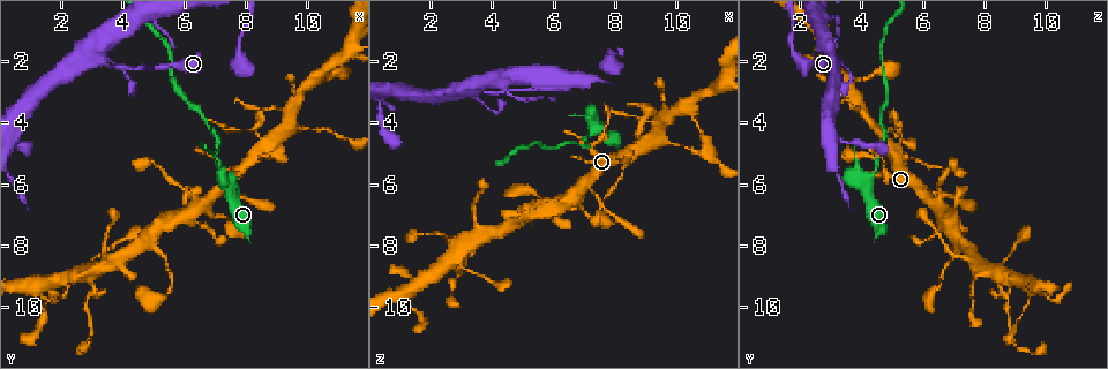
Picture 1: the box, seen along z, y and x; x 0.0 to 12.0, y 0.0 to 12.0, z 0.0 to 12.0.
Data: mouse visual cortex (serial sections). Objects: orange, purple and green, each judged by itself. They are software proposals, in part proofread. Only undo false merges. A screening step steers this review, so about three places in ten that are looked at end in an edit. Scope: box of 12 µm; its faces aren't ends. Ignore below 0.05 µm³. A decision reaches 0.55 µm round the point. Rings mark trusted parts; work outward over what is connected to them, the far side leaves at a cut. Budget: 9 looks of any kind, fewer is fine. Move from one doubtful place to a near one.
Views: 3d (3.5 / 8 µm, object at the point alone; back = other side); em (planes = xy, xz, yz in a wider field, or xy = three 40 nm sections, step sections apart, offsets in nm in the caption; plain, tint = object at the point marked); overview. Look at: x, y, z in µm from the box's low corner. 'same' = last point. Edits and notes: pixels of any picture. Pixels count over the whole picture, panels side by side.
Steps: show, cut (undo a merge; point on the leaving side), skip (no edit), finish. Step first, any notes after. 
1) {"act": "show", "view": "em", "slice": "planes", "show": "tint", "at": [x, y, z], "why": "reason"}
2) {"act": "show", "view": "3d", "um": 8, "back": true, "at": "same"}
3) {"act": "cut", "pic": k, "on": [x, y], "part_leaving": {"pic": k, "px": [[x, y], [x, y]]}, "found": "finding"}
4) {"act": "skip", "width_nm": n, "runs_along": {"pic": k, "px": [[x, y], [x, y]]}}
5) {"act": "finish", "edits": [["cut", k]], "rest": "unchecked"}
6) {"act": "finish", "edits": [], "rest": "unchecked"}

{"act": "show", "view": "3d", "um": 3.5, "at": [9.2, 4.3, 4.5], "why": "small branch off a trunk"}

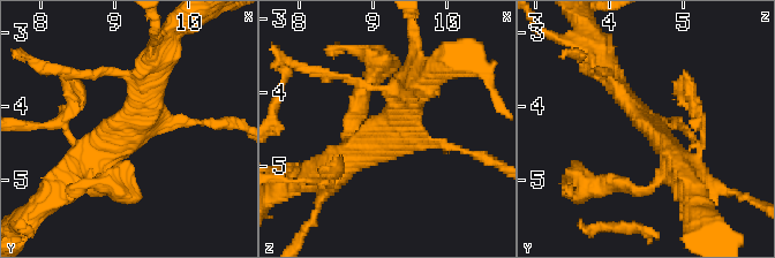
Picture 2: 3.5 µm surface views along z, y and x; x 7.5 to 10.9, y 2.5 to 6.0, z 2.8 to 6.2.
{"act": "show", "view": "em", "slice": "xy", "step": 5, "show": "tint", "at": [9.25, 4.20, 4.55], "arms": 3, "arm_widths_nm": [100, 300, 400], "why": "now the EM"}

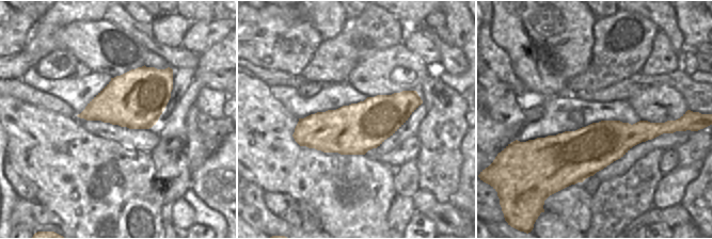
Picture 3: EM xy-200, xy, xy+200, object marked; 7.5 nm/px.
{"act": "show", "view": "em", "slice": "xy", "step": 1, "show": "tint", "at": "same", "why": "another direction"}

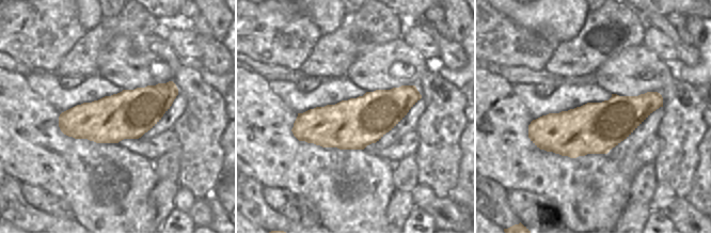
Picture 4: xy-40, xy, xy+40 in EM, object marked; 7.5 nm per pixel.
{"act": "skip", "runs_along": {"pic": 2, "px": [[78, 171], [145, 114], [157, 65]]}, "found": "all the same cell"}

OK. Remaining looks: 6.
{"act": "show", "view": "3d", "um": 3.5, "at": [7.5, 6.0, 4.2]}

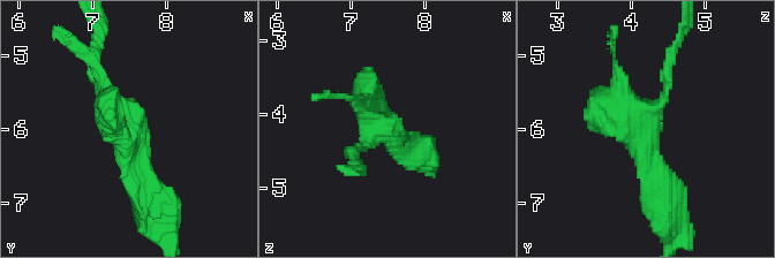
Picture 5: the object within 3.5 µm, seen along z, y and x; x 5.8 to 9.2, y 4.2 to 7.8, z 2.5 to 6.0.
{"act": "show", "view": "em", "slice": "xy", "step": 2, "show": "tint", "at": [7.45, 6.00, 4.20]}

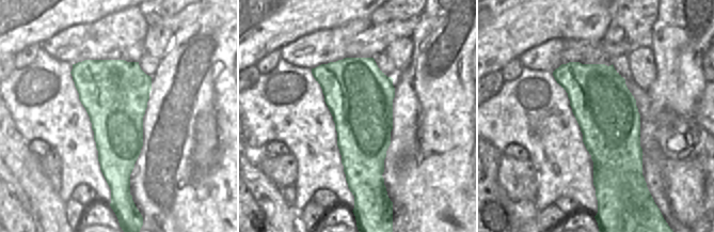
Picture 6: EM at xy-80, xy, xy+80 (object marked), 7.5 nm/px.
{"act": "cut", "pic": 5, "on": [129, 127], "width_nm": 500, "part_leaving": {"pic": 5, "px": [[133, 159], [95, 63]]}, "found": "two cells meet here"}

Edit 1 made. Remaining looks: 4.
{"act": "show", "view": "overview", "why": "see it whole again"}

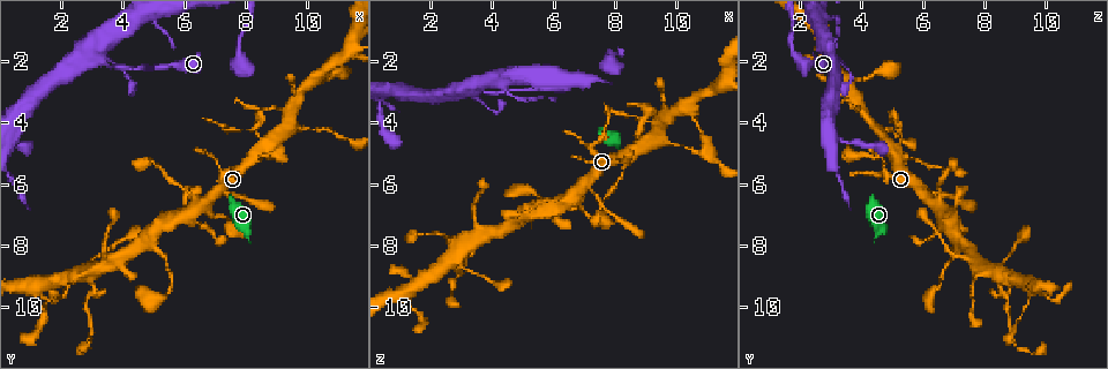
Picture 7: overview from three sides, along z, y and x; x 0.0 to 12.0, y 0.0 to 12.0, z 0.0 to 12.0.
{"act": "show", "view": "3d", "um": 8, "at": [3.1, 1.9, 3.0], "why": "thin neck"}

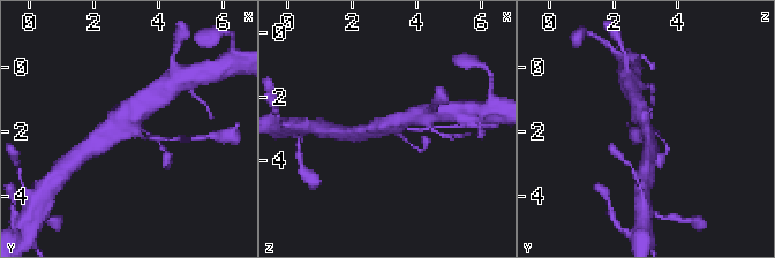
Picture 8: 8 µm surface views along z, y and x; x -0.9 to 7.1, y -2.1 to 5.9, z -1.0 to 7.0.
{"act": "show", "view": "em", "slice": "xy", "step": 5, "show": "tint", "at": [3.2, 1.9, 3.0], "why": "need the tissue"}

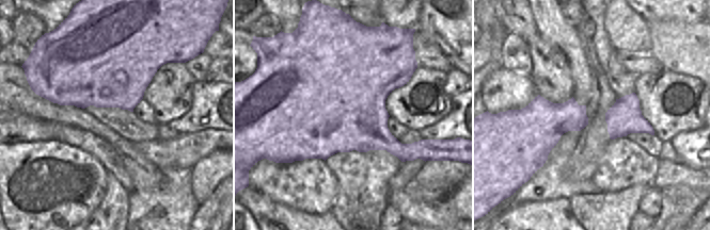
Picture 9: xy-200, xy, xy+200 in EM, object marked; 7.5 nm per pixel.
{"act": "skip", "runs_along": {"pic": 8, "px": [[163, 139], [132, 128], [148, 103]]}, "found": "all the same cell"}

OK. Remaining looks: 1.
{"act": "finish", "edits": [["cut", 5]], "rest": "unchecked"}

